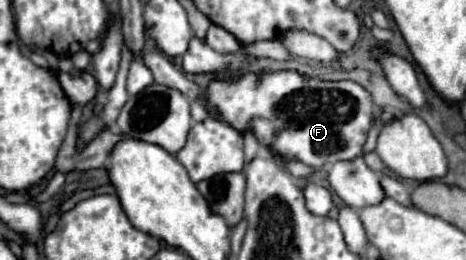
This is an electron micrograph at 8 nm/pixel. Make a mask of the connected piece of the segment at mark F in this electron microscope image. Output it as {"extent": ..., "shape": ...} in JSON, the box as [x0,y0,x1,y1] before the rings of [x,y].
{"extent":[207,72,373,168],"shape":[[[269,72],[263,74],[259,84],[255,74],[243,74],[233,80],[213,80],[207,90],[209,102],[213,102],[215,118],[231,124],[239,132],[255,130],[259,144],[269,144],[281,156],[297,158],[313,168],[321,168],[325,164],[333,164],[339,160],[355,160],[363,156],[363,144],[367,140],[367,132],[373,124],[373,98],[359,84],[345,82],[321,82],[299,72]]]}

